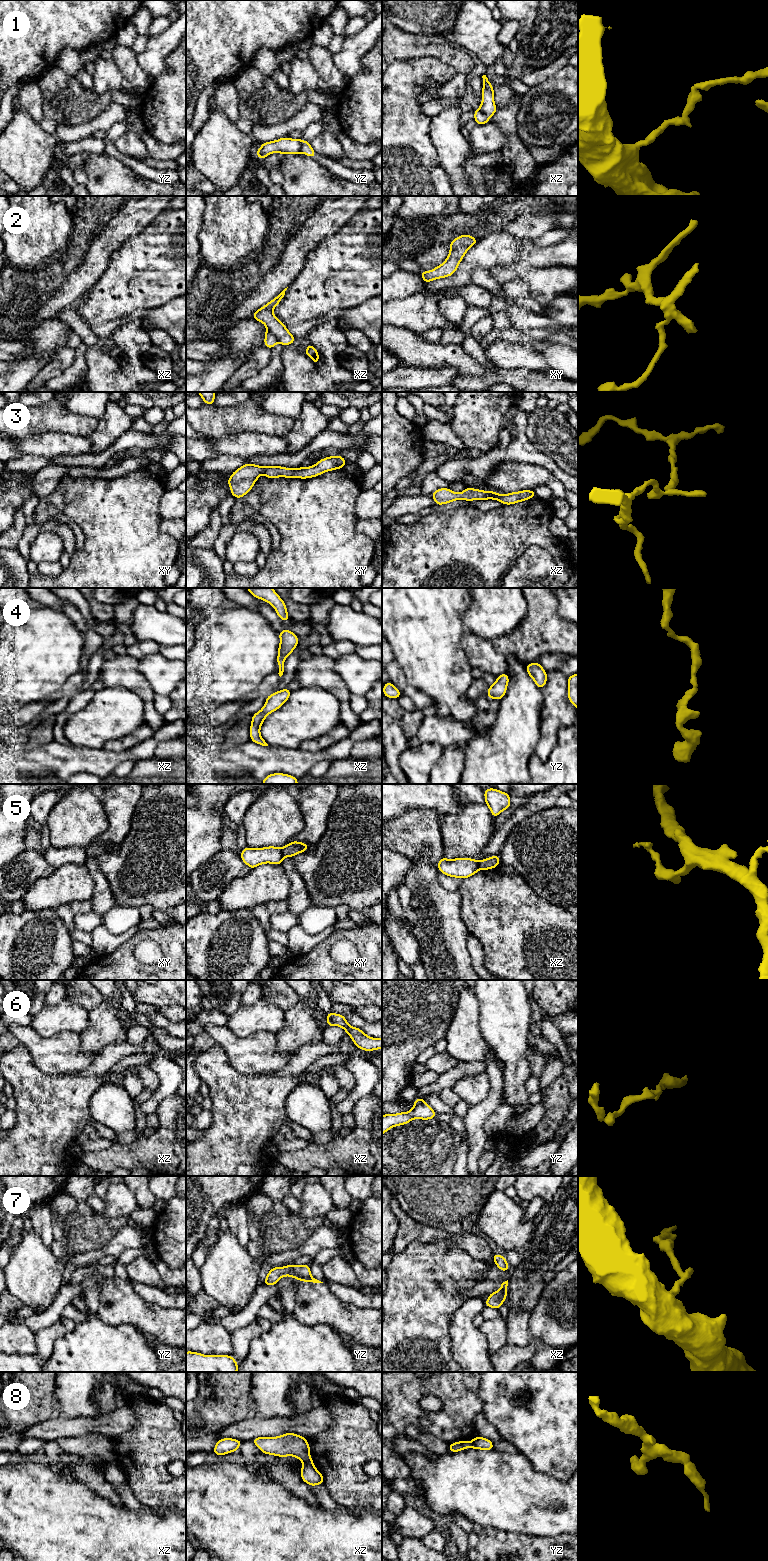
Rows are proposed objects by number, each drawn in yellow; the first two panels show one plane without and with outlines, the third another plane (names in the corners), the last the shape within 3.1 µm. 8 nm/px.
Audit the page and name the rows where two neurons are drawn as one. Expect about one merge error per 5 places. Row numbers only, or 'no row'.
1, 5, 7

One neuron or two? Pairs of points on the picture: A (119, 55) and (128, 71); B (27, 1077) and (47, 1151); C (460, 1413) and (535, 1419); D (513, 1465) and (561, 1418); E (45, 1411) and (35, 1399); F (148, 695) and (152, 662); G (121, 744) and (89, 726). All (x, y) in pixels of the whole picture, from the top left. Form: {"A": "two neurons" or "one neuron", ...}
{"A": "one neuron", "B": "one neuron", "C": "two neurons", "D": "two neurons", "E": "one neuron", "F": "two neurons", "G": "two neurons"}

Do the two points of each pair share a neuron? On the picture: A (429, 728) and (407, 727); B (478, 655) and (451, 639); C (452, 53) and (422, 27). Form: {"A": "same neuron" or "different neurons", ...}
{"A": "different neurons", "B": "different neurons", "C": "different neurons"}

